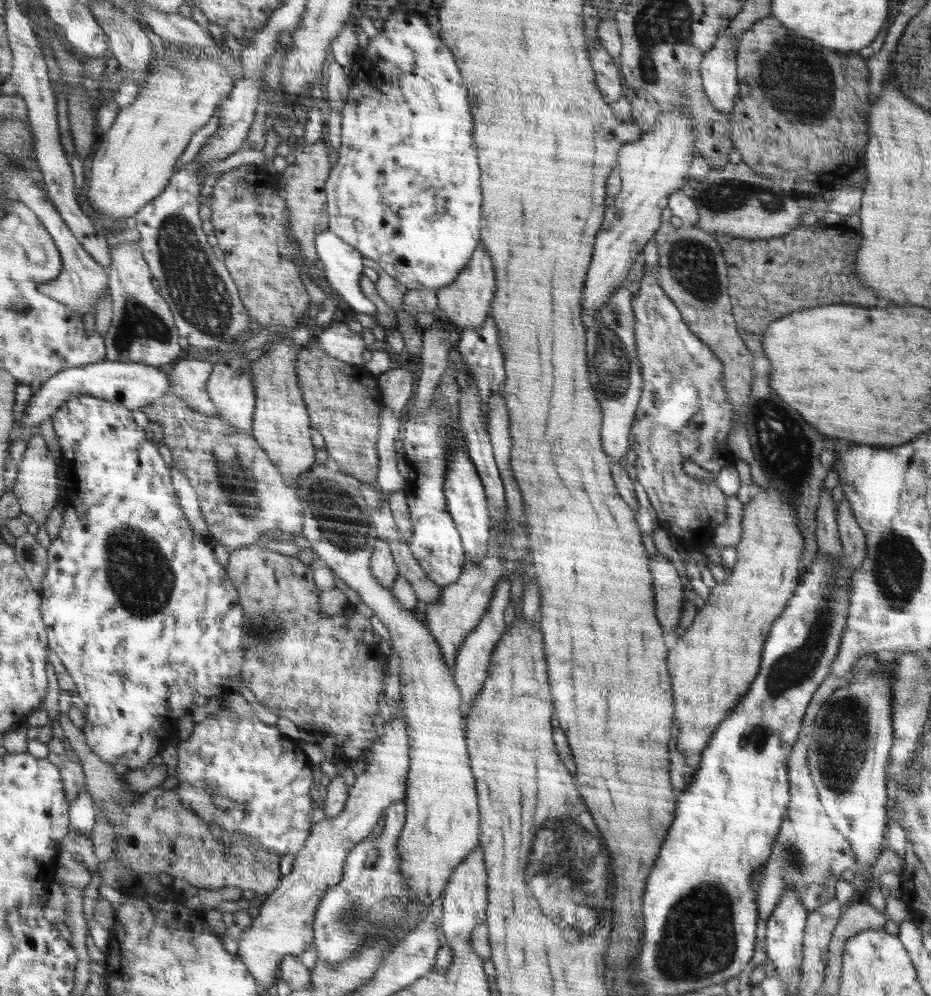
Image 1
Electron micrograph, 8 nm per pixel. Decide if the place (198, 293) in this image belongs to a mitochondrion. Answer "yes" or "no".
yes

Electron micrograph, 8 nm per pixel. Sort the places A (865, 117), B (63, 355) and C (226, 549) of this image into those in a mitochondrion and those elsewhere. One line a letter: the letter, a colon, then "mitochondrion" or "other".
A: other
B: other
C: other

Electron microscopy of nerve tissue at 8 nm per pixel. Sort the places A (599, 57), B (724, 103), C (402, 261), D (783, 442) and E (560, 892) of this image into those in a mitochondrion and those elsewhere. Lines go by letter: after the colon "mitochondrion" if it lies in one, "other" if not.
A: other
B: other
C: other
D: mitochondrion
E: mitochondrion

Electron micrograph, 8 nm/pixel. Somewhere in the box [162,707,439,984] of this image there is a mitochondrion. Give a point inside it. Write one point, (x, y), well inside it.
(349, 918)

